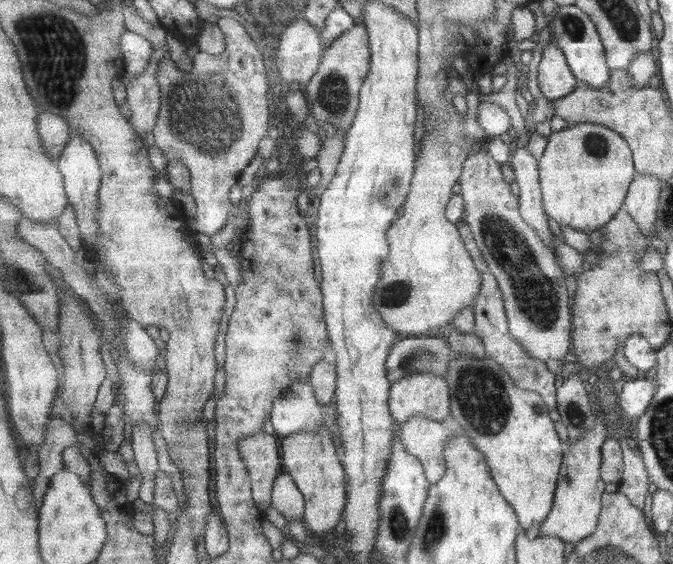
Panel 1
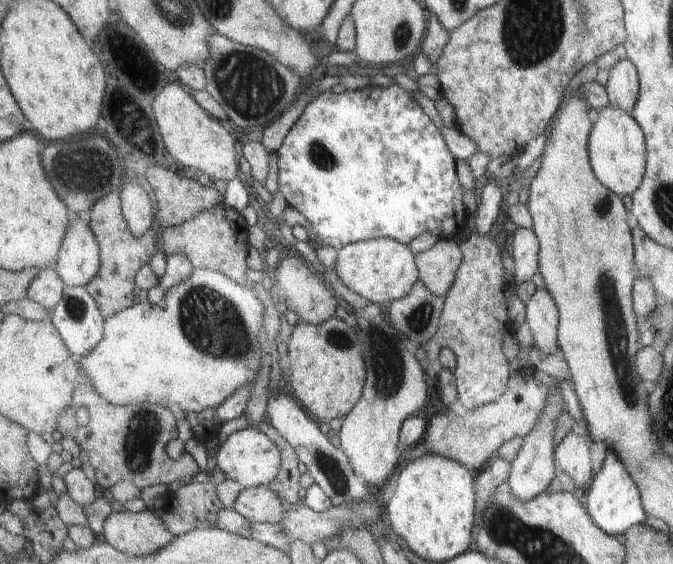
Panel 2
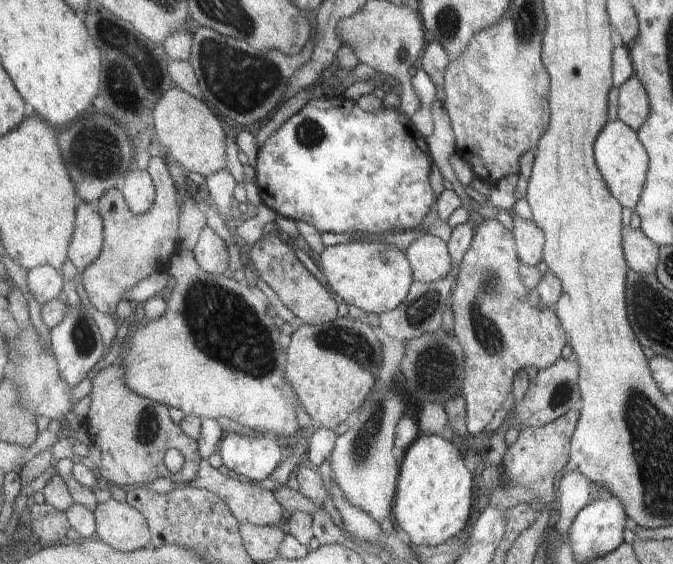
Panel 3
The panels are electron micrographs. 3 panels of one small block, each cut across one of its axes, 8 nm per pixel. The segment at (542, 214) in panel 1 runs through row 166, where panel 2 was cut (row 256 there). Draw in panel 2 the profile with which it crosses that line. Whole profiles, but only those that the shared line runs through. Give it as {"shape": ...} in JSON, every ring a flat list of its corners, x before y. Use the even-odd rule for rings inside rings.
{"shape":[[517,227,509,240,509,250,516,265,514,280,523,284,540,273,540,244,533,230]]}

